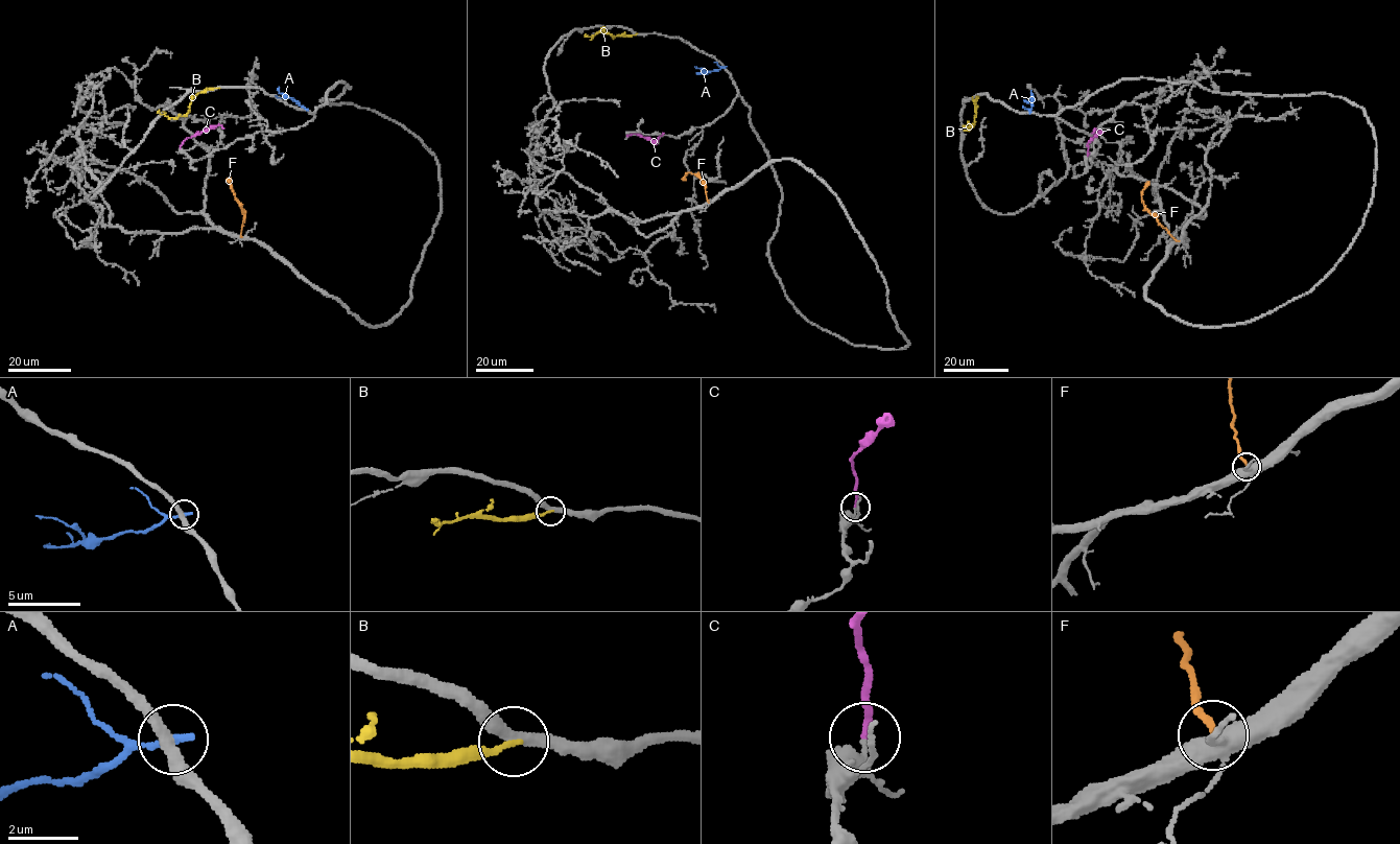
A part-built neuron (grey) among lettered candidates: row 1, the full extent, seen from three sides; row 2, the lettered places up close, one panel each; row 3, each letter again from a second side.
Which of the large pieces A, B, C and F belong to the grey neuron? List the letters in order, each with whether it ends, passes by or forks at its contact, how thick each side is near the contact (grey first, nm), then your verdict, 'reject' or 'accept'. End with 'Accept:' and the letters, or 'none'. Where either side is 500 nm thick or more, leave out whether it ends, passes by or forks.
A: it ends there; 320 nm thick on the grey side, 240 nm on the other; reject
B: it ends there; 340 nm thick on the grey side, 170 nm on the other; reject
C: it ends there; 300 nm thick on the grey side, 220 nm on the other; accept
F: it ends there; 440 nm thick on the grey side, 190 nm on the other; reject
Accept: C

